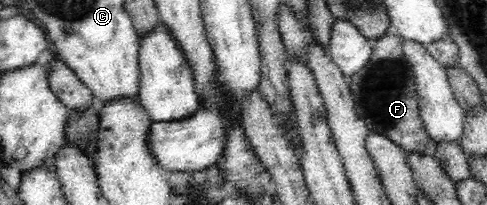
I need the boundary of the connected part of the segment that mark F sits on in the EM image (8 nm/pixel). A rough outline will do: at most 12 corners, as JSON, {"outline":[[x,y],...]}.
{"outline":[[400,36],[348,79],[370,132],[434,156]]}

